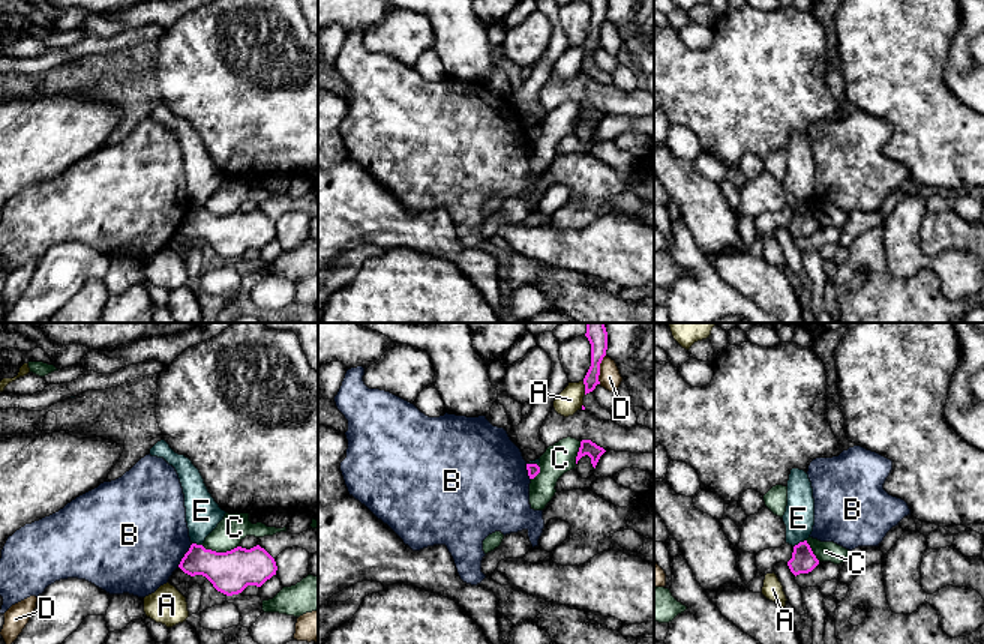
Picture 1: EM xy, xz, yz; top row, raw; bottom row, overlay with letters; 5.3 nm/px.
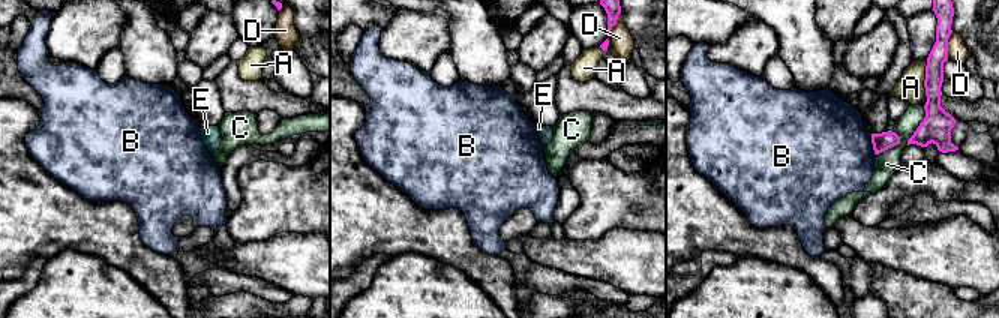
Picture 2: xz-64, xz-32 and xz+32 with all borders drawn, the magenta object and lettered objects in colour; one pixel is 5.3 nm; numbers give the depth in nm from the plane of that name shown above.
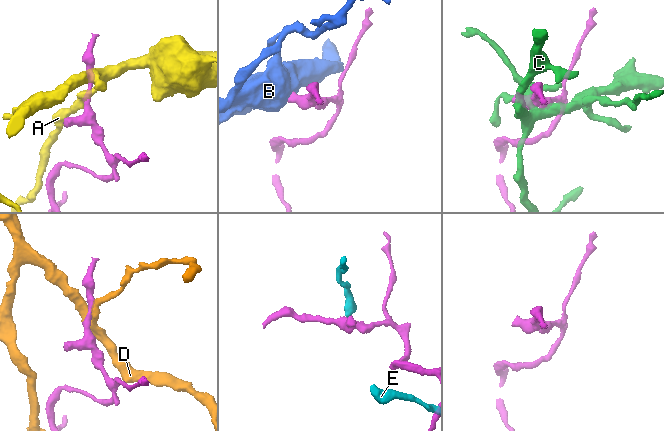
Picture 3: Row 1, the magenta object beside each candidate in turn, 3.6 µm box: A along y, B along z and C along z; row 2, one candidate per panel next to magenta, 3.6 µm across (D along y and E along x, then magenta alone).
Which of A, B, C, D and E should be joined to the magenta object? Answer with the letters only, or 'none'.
none

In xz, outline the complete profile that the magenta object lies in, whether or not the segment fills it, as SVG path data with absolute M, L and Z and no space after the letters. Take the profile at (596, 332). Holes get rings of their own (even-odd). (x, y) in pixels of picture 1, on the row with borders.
M586 323L585 336L591 344L591 366L584 378L585 395L586 395L592 392L597 384L600 384L598 381L600 363L606 356L608 350L608 332L604 323Z

